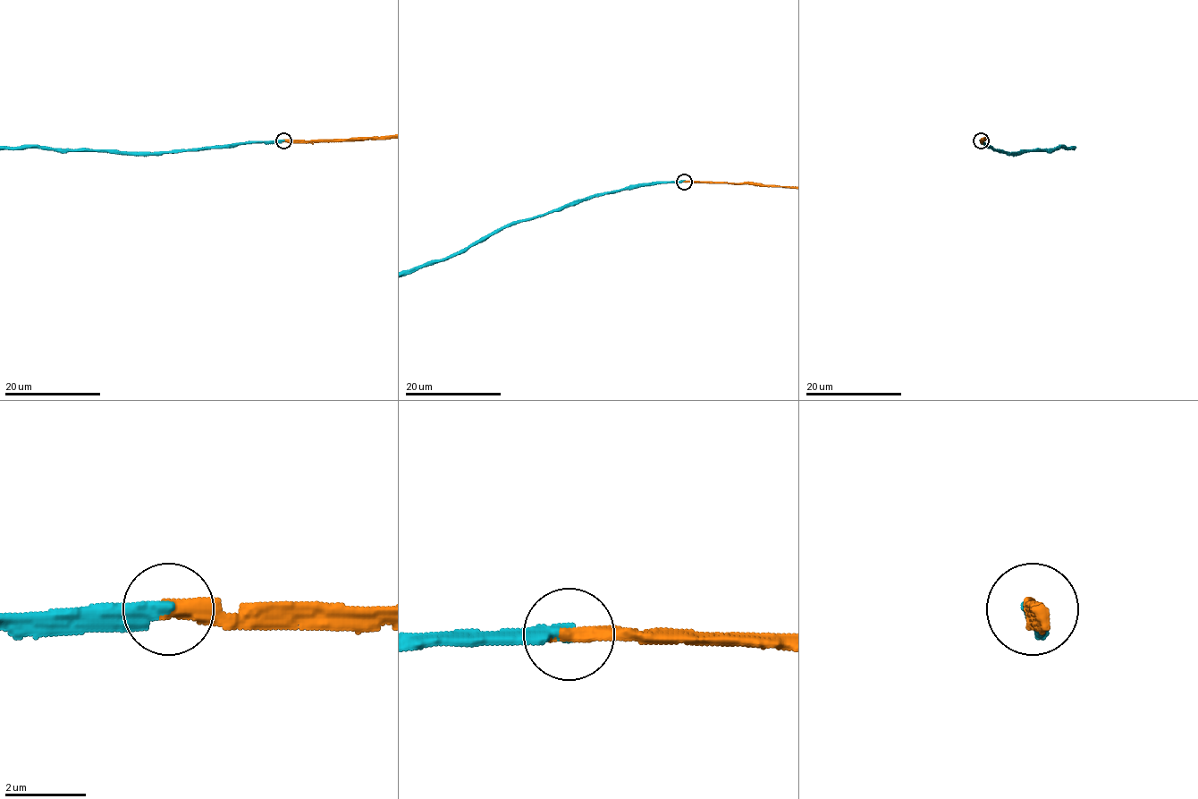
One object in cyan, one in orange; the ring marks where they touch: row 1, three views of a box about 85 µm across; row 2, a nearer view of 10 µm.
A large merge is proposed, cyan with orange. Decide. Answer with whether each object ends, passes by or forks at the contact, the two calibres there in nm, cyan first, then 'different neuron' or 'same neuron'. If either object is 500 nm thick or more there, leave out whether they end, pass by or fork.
cyan ends | orange ends | 360/400 nm | same neuron

